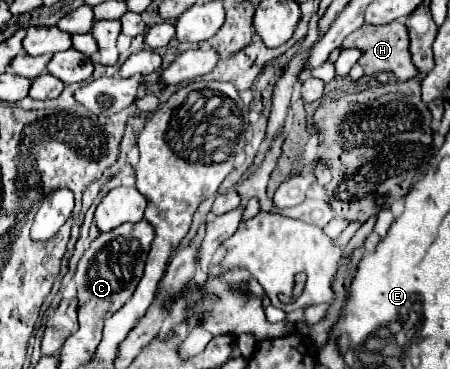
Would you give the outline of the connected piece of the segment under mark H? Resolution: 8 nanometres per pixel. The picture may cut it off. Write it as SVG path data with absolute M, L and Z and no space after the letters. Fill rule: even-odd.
M393 21L389 25L383 27L373 27L373 25L363 25L361 29L353 31L349 37L345 37L345 41L341 43L341 51L345 49L359 49L361 57L359 57L359 65L363 67L365 75L373 75L373 73L381 73L381 71L389 71L397 81L407 81L411 77L417 75L415 65L411 63L411 53L409 53L409 35L407 35L407 27L403 21Z

